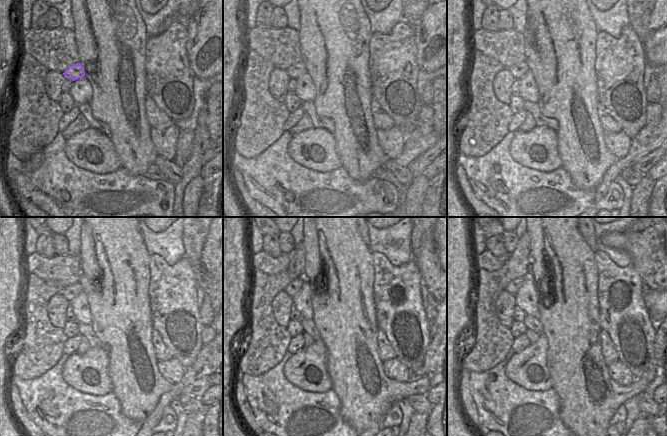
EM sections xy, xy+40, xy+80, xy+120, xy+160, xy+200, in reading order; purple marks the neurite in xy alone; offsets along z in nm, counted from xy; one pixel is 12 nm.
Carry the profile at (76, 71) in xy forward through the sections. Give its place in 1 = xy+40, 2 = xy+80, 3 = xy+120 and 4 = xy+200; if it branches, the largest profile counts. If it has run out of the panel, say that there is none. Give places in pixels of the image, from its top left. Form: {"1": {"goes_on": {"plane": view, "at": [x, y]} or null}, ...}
{"1": {"goes_on": {"plane": "xy+40", "at": [297, 70]}}, "2": {"goes_on": {"plane": "xy+80", "at": [517, 71]}}, "3": {"goes_on": {"plane": "xy+120", "at": [71, 291]}}, "4": {"goes_on": {"plane": "xy+200", "at": [514, 285]}}}

